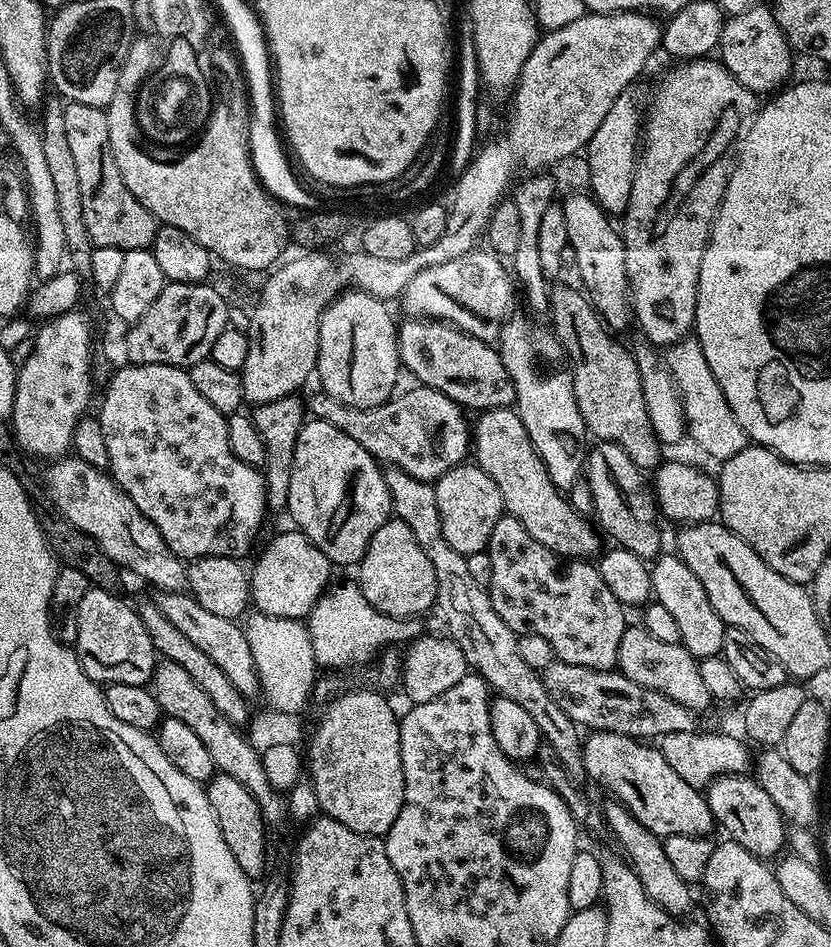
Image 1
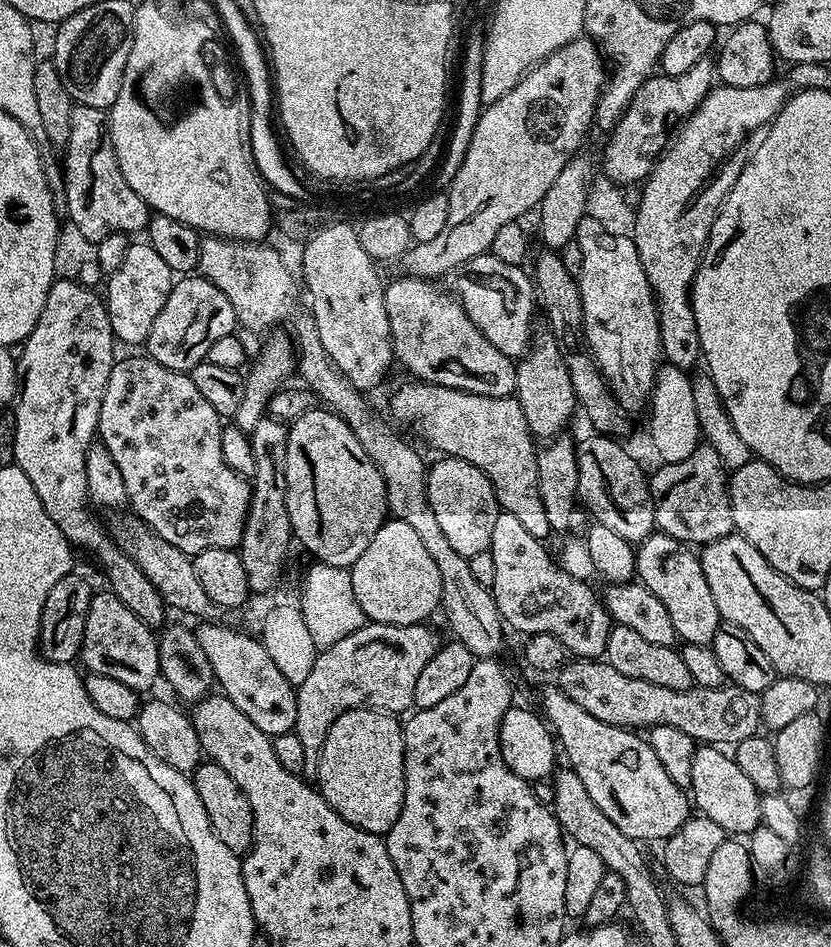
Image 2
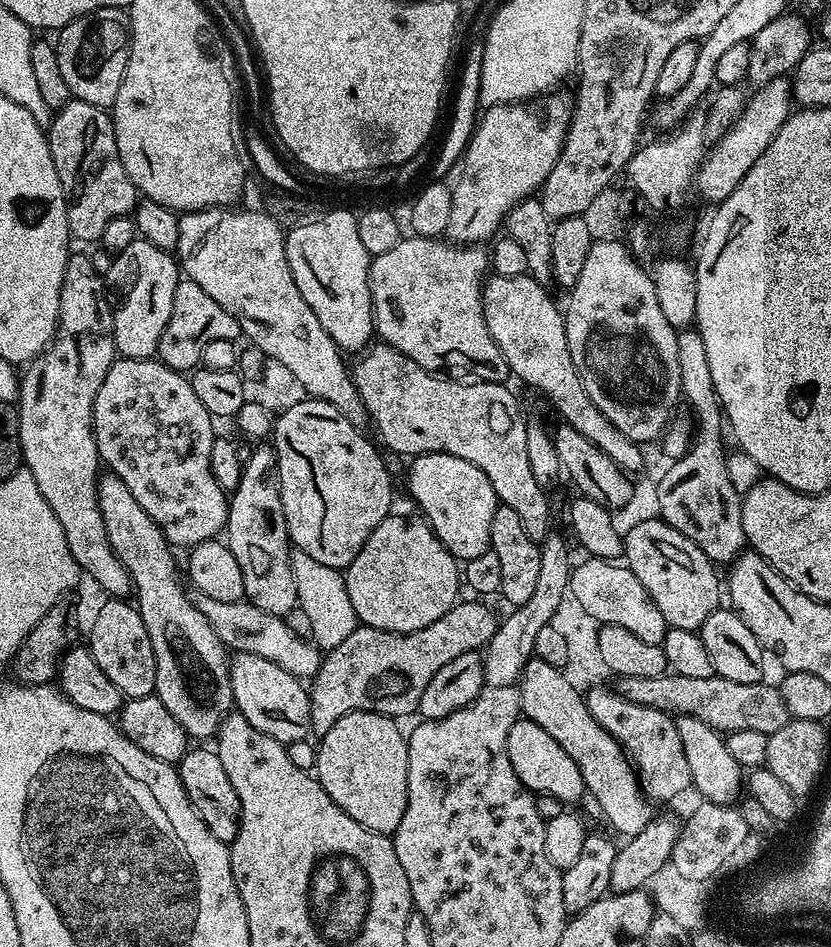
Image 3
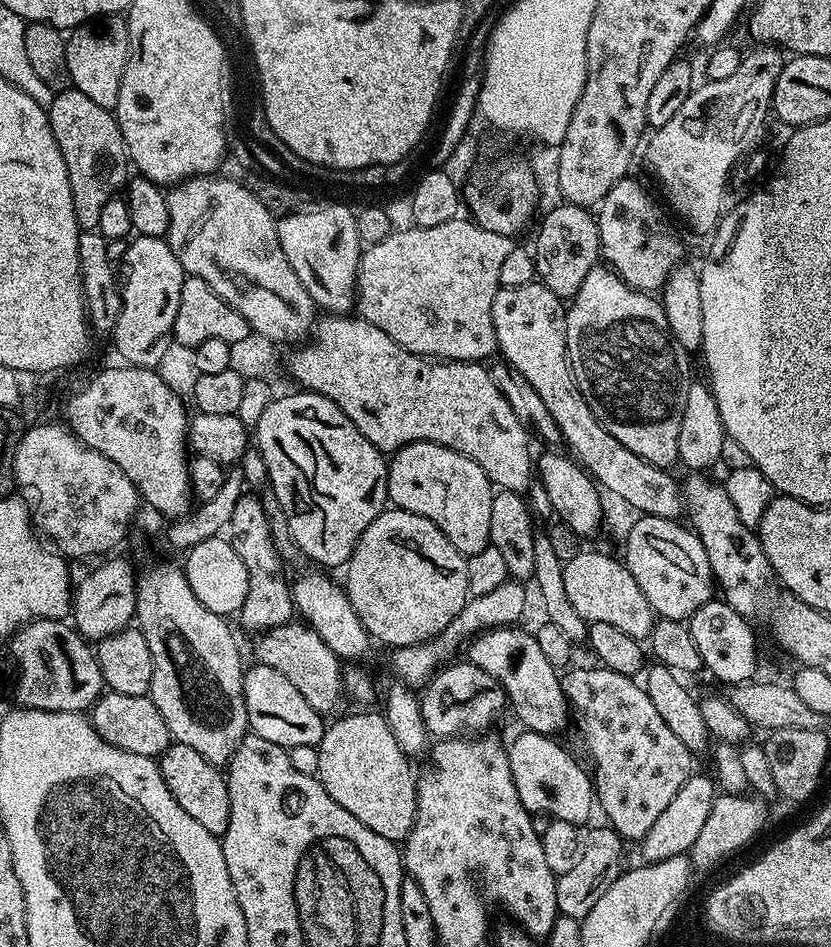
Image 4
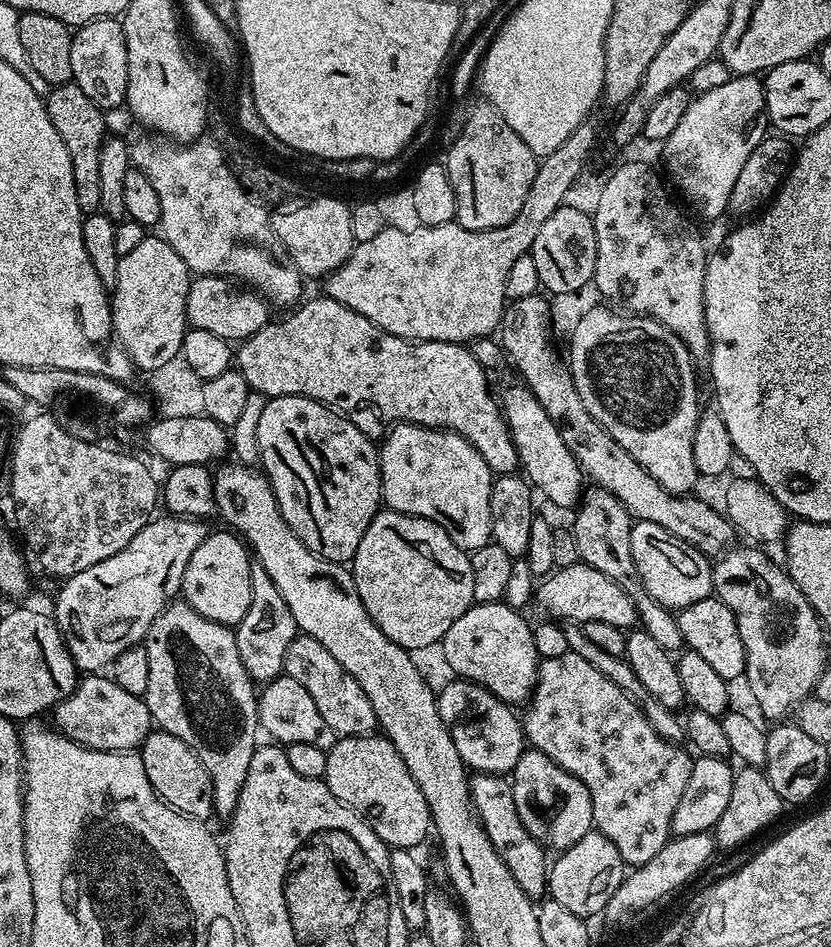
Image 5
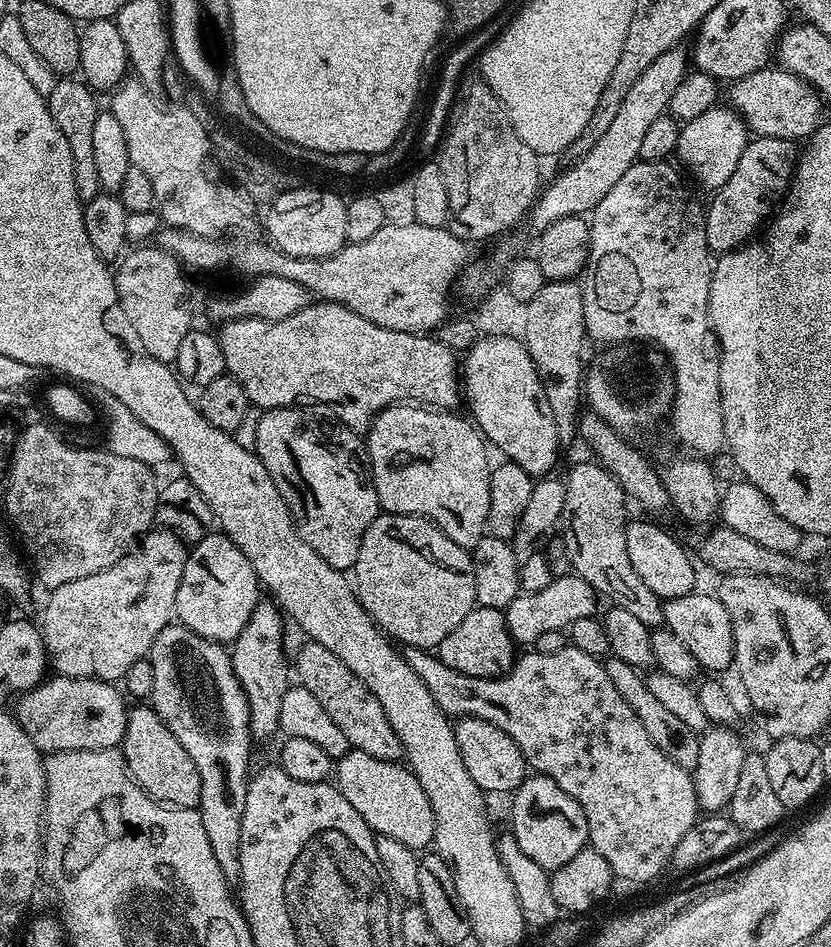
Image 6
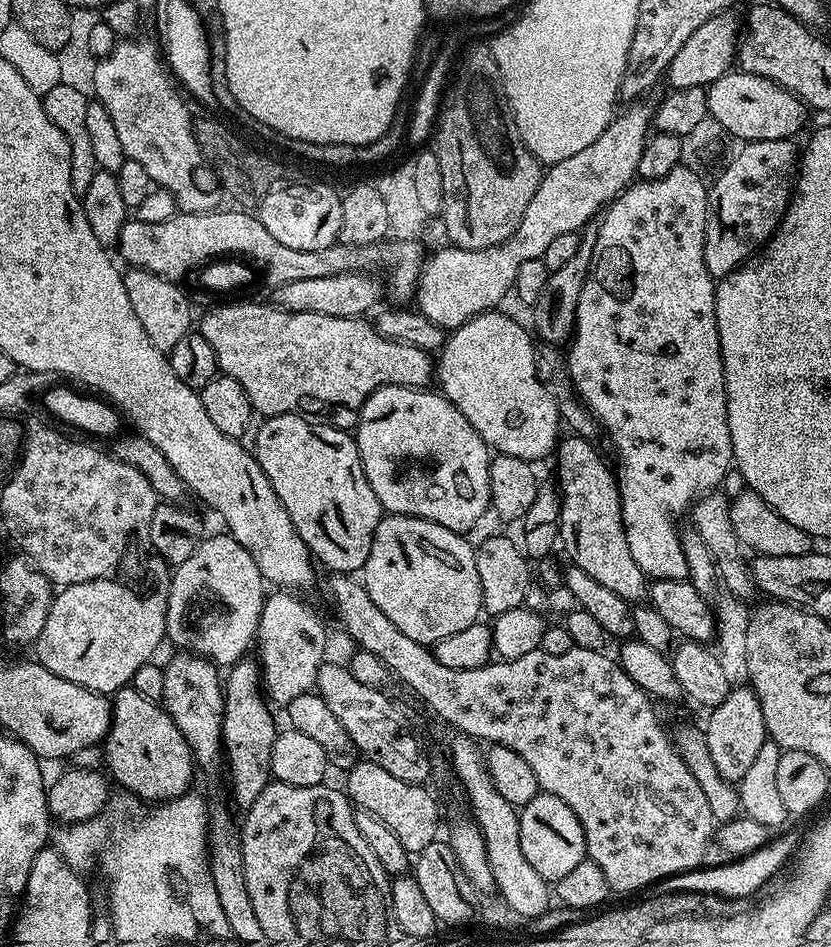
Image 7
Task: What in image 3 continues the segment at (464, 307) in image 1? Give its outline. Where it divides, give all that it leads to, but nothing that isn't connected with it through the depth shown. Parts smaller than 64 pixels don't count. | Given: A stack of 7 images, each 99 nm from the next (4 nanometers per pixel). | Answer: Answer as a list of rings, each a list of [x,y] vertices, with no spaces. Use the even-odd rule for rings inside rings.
[[[489,275],[483,281],[484,317],[486,326],[506,358],[509,373],[513,377],[525,380],[532,388],[537,388],[546,399],[556,407],[556,412],[563,423],[568,424],[582,438],[590,438],[602,454],[606,454],[618,467],[629,474],[635,474],[644,464],[641,445],[636,444],[586,394],[582,378],[570,358],[570,346],[566,342],[564,313],[561,305],[556,305],[548,294],[545,285],[533,280],[531,276],[498,276]]]

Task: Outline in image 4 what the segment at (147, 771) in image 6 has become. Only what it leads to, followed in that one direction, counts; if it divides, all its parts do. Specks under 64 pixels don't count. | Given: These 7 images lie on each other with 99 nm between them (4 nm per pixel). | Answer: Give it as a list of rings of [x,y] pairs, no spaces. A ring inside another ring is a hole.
[[[177,744],[168,745],[166,751],[158,757],[160,773],[170,790],[174,794],[174,802],[199,822],[205,830],[210,830],[218,838],[226,834],[226,826],[230,826],[230,790],[225,773],[217,765],[211,764],[198,750],[191,746]]]

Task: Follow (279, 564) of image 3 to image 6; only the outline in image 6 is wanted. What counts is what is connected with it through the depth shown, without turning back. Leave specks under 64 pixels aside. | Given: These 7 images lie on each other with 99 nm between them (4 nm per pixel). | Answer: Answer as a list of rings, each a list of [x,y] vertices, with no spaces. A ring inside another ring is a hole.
[[[262,598],[250,614],[250,622],[242,626],[242,634],[230,645],[232,669],[246,696],[253,741],[277,735],[280,727],[282,694],[290,686],[290,664],[284,661],[284,624],[281,609],[271,599]]]

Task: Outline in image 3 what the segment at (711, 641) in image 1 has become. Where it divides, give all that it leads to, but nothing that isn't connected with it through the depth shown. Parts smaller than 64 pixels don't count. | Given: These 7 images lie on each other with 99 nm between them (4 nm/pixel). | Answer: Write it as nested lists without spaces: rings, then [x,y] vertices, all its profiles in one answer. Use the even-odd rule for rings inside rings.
[[[659,518],[640,522],[623,537],[623,563],[632,571],[634,578],[642,582],[646,594],[654,598],[654,606],[658,606],[662,618],[666,618],[668,627],[699,632],[702,622],[706,622],[706,618],[710,618],[710,614],[714,614],[722,604],[722,580],[716,577],[717,565],[708,560],[706,554],[702,554],[702,550],[698,550],[698,546],[686,538],[686,534],[678,534],[674,526]]]

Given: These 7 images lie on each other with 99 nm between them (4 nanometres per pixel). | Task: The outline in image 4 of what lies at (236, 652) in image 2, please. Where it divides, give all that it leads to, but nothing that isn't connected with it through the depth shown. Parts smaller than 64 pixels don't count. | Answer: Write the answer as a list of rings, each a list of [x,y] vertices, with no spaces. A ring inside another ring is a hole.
[[[256,662],[244,669],[242,690],[246,698],[248,726],[255,735],[266,738],[266,742],[274,742],[278,746],[290,749],[307,744],[319,745],[326,727],[325,717],[290,683],[286,674],[281,674],[272,667]]]

